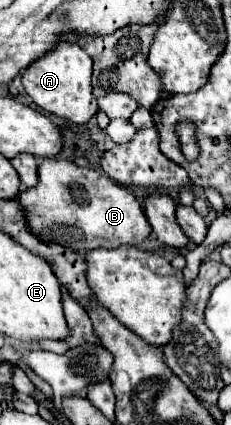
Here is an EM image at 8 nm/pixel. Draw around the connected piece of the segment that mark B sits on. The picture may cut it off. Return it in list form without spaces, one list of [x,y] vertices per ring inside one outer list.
[[[44,159],[38,169],[38,185],[20,193],[18,201],[36,237],[42,241],[58,241],[80,253],[98,247],[140,245],[152,233],[140,201],[128,189],[122,189],[122,185],[98,169],[78,167],[66,159]]]

